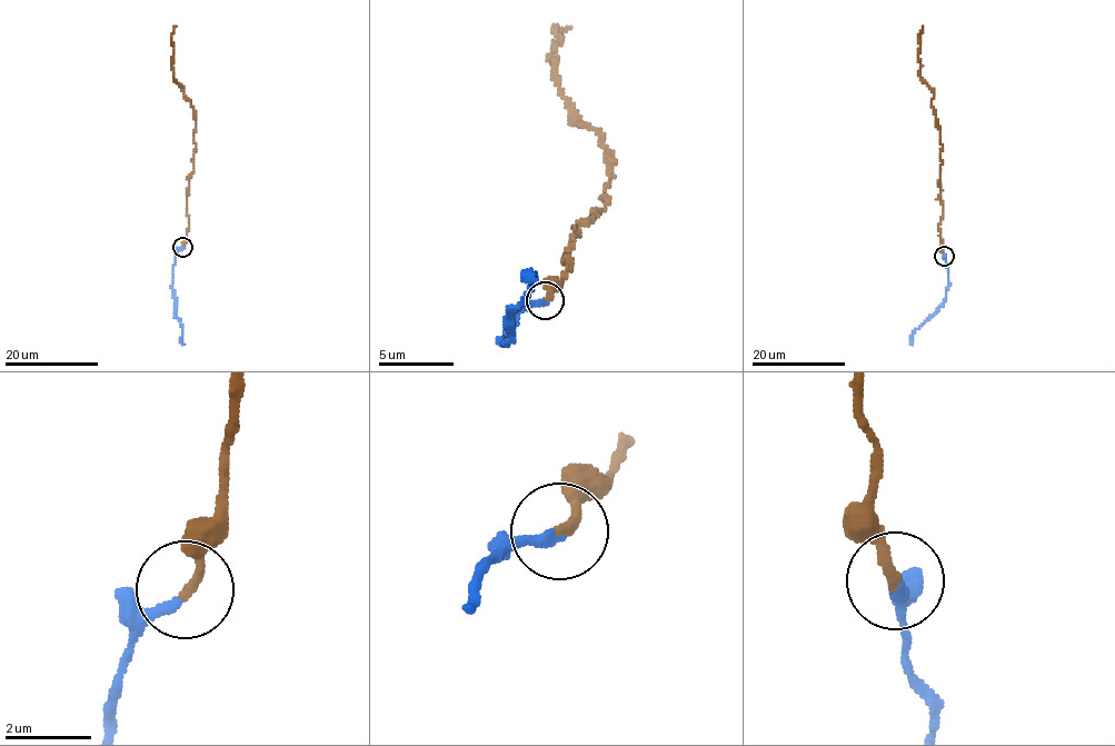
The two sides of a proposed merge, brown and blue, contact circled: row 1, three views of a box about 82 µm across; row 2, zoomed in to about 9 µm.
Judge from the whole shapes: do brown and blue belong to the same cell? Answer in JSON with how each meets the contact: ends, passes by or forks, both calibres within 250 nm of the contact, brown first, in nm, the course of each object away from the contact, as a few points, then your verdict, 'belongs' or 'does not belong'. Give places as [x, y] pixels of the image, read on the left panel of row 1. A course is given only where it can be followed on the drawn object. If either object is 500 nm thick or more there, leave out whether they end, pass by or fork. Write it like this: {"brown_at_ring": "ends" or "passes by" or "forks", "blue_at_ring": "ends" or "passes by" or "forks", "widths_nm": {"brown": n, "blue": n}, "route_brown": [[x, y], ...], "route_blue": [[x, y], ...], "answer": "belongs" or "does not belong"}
{"brown_at_ring": "ends", "blue_at_ring": "ends", "widths_nm": {"brown": 240, "blue": 200}, "route_brown": [[182, 247], [188, 228], [186, 196], [192, 170], [195, 117], [182, 87], [172, 77], [171, 37], [175, 26]], "route_blue": [[182, 247], [172, 268], [172, 289], [182, 345]], "answer": "belongs"}

